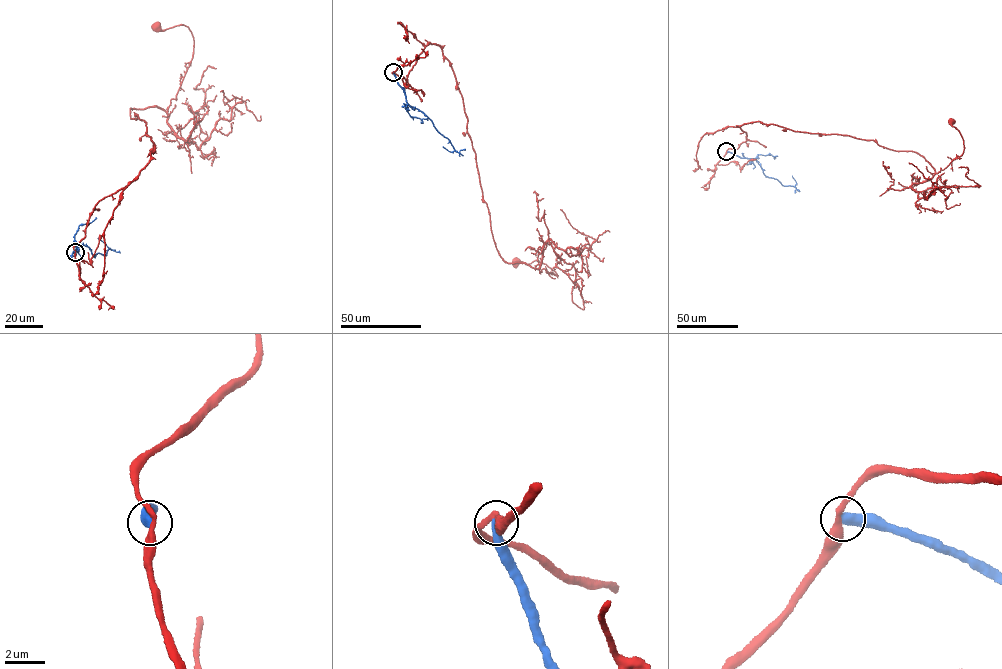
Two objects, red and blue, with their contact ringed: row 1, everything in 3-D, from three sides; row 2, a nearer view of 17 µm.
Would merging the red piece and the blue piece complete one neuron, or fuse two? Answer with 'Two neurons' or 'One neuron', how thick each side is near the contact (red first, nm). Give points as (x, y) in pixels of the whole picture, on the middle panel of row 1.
Two neurons. Thickness 320 nm (red) against 480 nm

